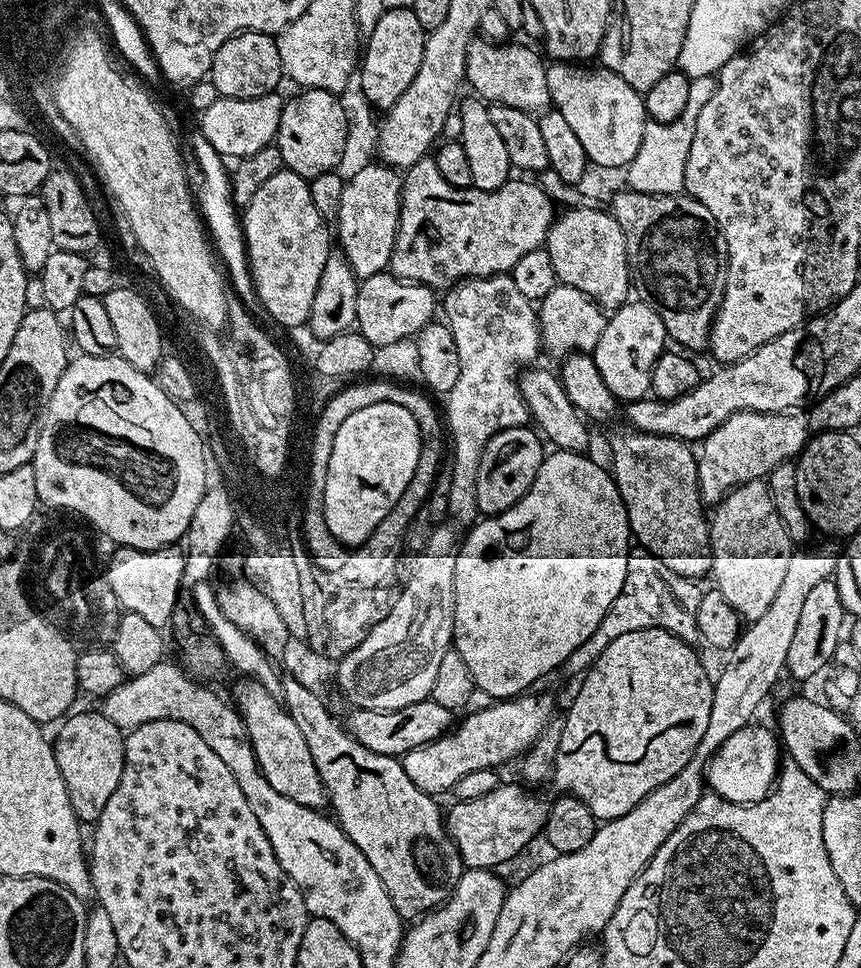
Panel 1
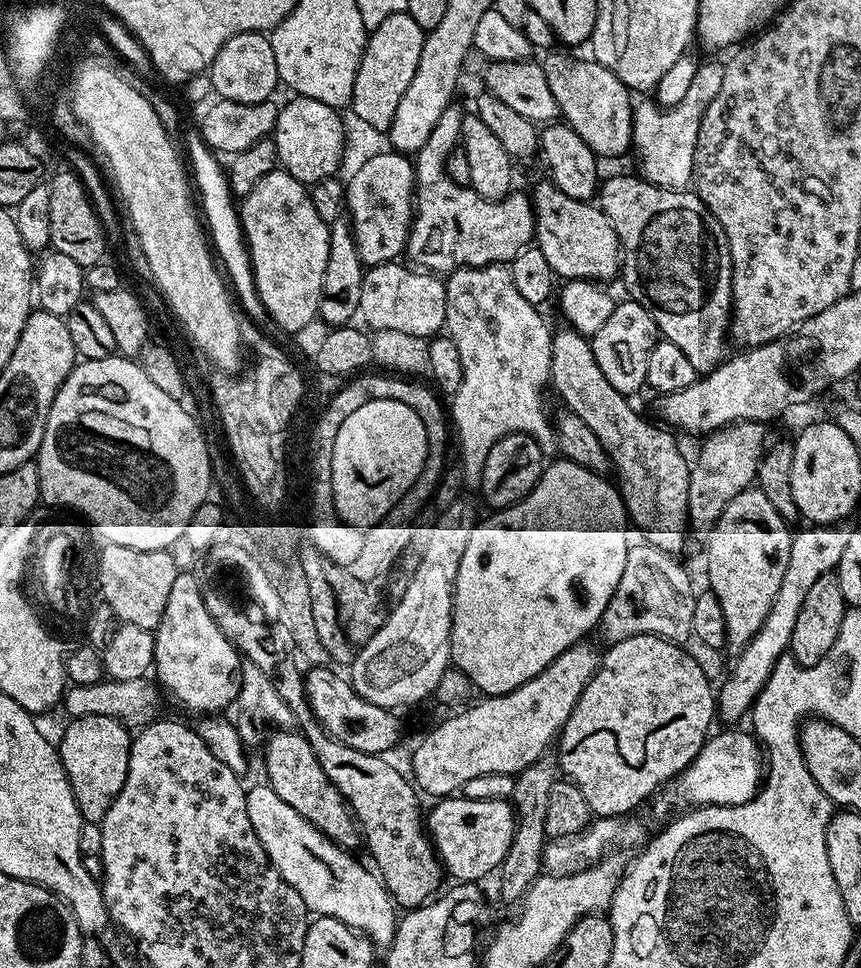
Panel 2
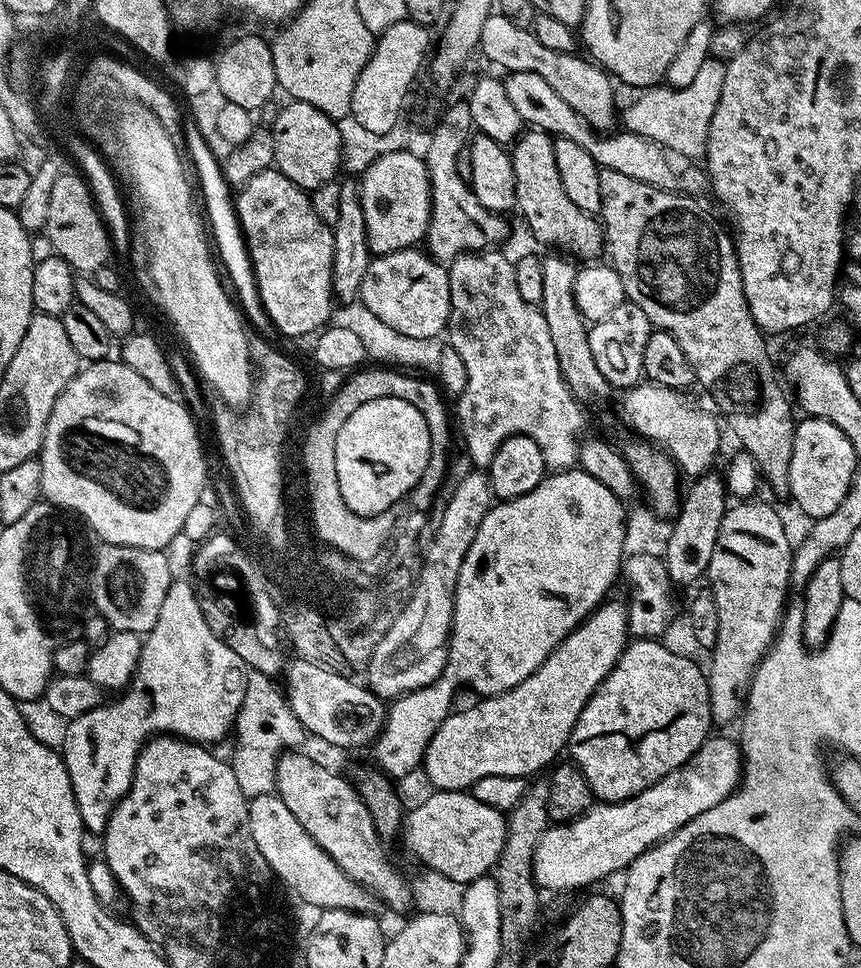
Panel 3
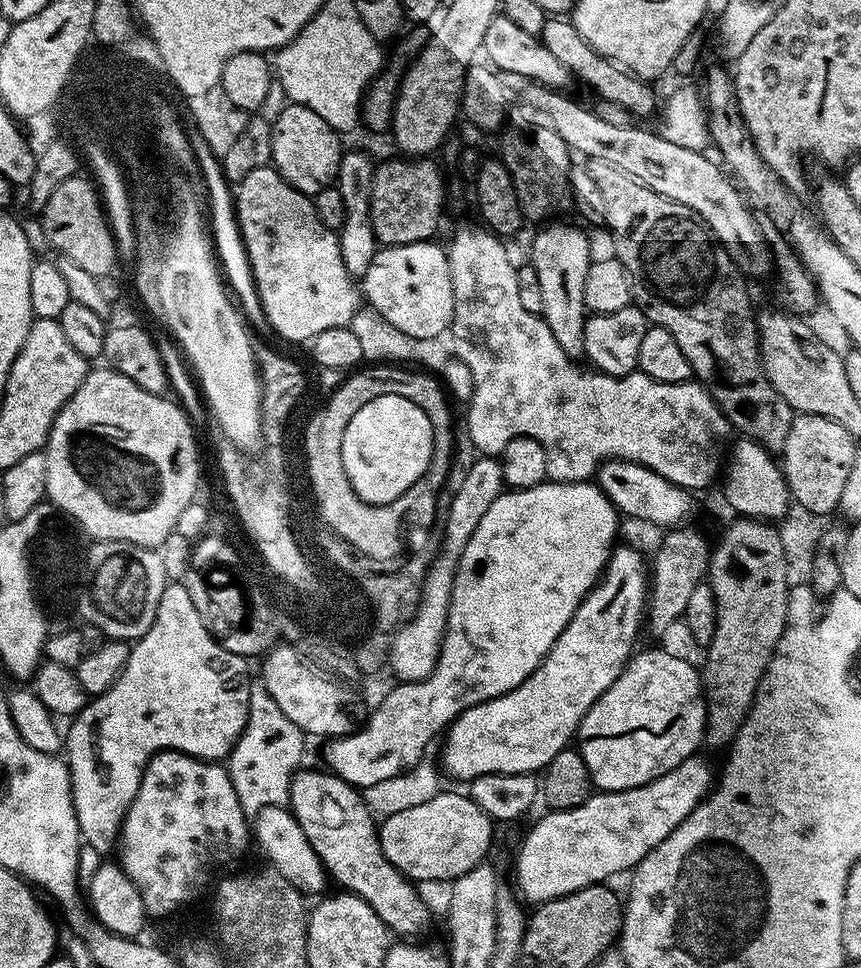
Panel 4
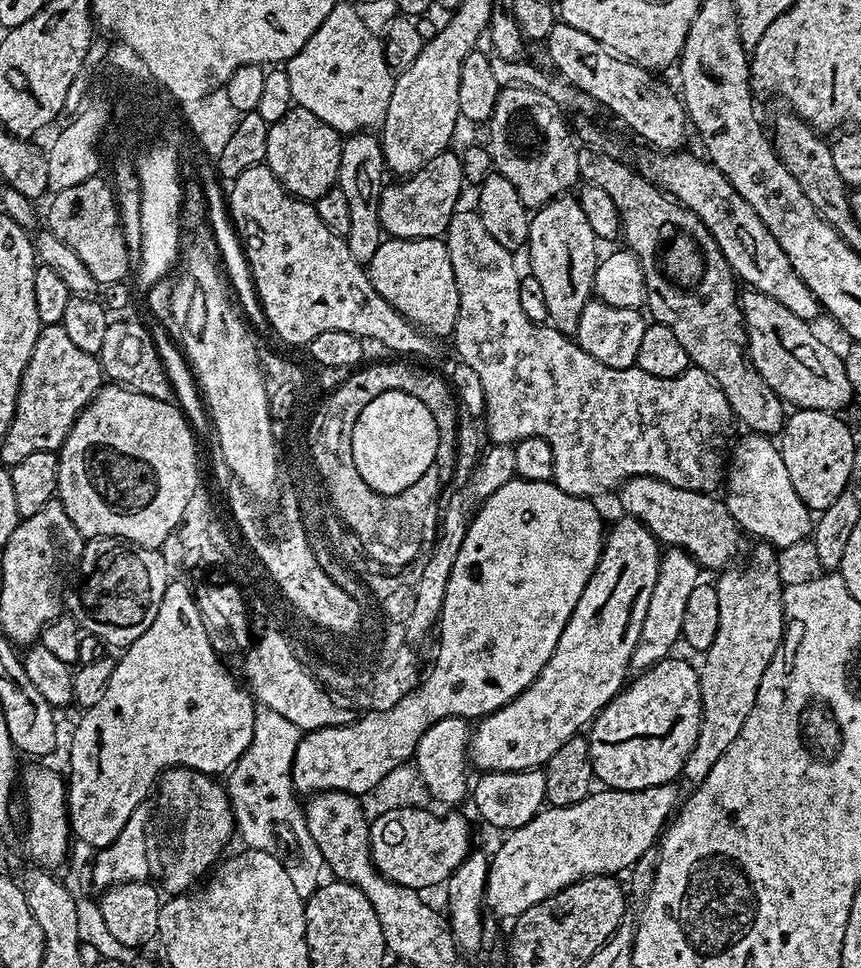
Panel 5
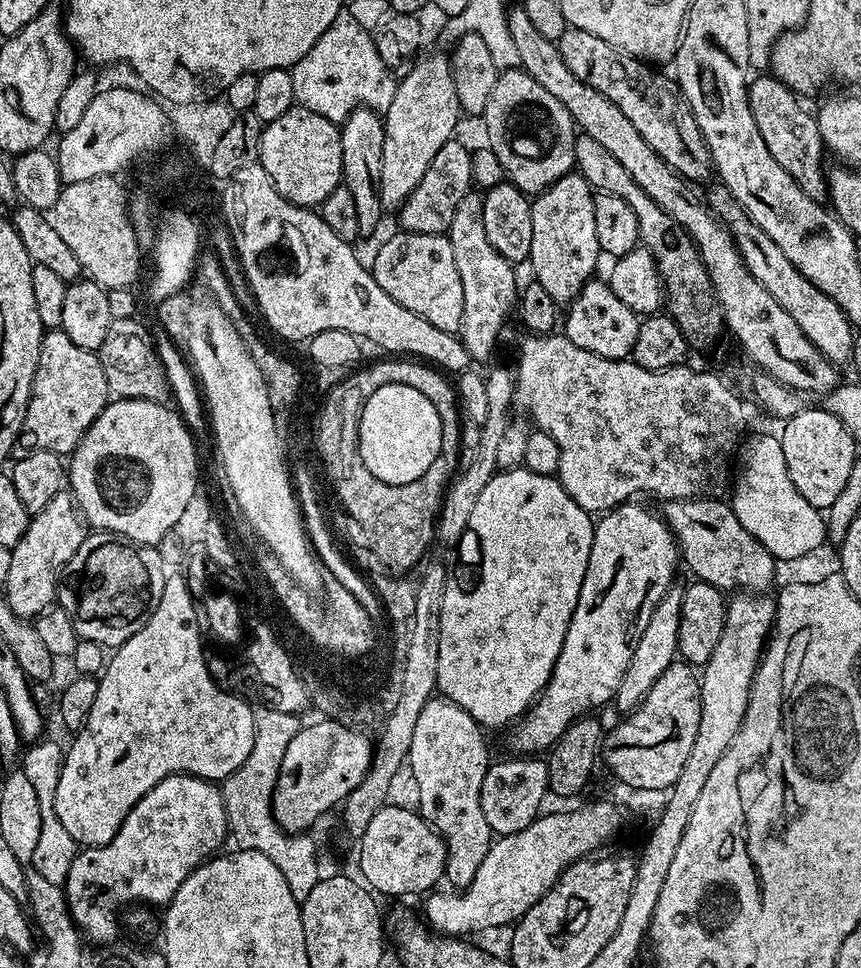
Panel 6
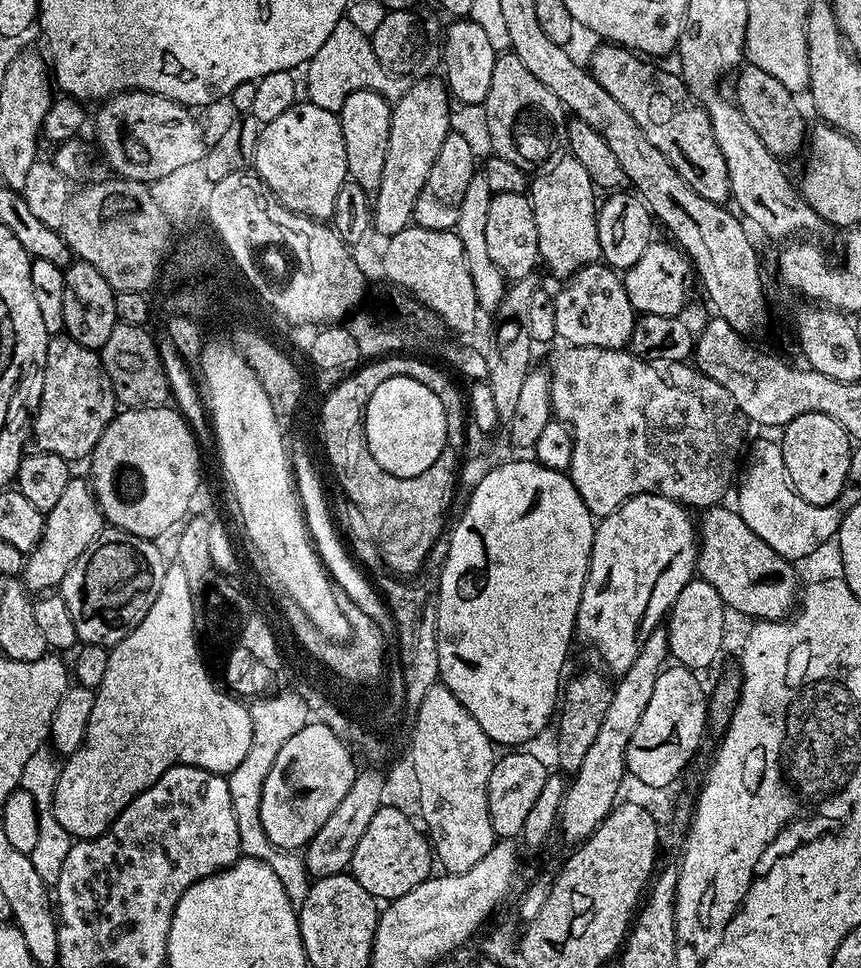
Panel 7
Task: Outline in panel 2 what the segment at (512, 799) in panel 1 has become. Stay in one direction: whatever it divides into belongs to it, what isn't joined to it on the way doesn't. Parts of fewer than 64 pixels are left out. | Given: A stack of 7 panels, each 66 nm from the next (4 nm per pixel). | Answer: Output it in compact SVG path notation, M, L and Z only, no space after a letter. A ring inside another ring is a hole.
M453 794L447 798L440 798L435 801L436 804L432 809L427 809L426 812L426 831L431 839L432 846L436 850L436 855L440 857L441 865L453 877L451 878L456 882L480 882L483 881L483 876L488 876L499 869L502 858L506 858L506 850L510 850L510 842L514 838L514 830L516 829L516 814L508 800L468 800L463 794Z

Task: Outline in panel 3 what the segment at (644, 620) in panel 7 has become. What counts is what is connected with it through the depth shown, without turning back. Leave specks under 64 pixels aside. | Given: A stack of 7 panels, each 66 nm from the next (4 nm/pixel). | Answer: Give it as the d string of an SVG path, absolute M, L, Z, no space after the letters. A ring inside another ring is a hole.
M605 599L583 624L578 625L556 650L549 654L546 662L542 662L542 666L538 666L538 670L530 674L530 678L518 682L518 686L506 690L500 696L477 699L478 702L473 708L464 708L461 712L453 710L445 720L435 725L434 738L430 738L424 751L422 769L436 790L463 792L470 790L474 782L478 782L478 778L490 778L493 774L532 778L540 774L535 772L542 771L544 767L547 769L557 759L555 756L559 752L563 753L567 749L570 734L578 722L578 714L582 714L586 702L604 681L606 674L614 670L618 658L624 652L625 644L630 640L628 605L623 599L612 599Z

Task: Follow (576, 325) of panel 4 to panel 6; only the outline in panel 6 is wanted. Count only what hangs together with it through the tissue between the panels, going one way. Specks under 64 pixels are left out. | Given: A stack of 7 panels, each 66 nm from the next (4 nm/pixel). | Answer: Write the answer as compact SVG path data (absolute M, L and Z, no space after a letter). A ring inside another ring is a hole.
M573 170L568 172L558 182L554 182L546 191L539 193L532 200L532 221L534 222L534 238L530 238L530 254L527 263L532 264L531 275L545 288L550 298L558 306L567 306L580 295L582 286L597 275L596 263L602 259L598 246L598 233L594 230L594 190Z

